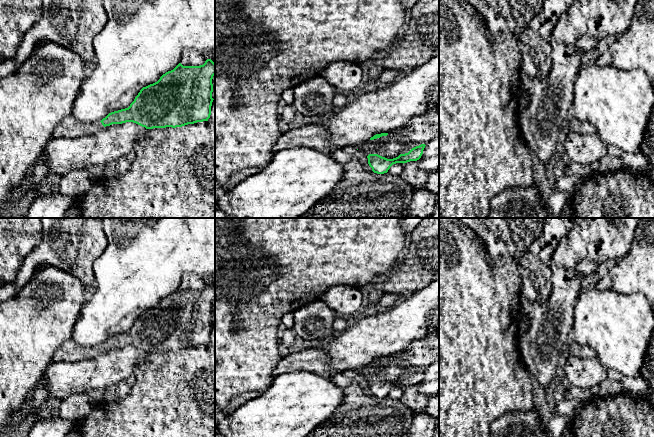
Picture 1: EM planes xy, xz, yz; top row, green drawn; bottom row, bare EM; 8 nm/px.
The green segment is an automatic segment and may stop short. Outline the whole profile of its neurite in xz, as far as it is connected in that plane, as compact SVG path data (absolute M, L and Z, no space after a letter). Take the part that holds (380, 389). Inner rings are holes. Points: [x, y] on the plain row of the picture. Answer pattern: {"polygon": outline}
{"polygon": "M421 368L412 372L408 377L400 378L398 381L393 383L387 383L378 378L369 378L368 388L372 392L372 395L377 398L387 397L390 391L396 387L407 387L410 385L417 385L421 382L425 368Z"}

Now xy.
{"polygon": "M207 283L200 290L183 290L179 287L173 294L163 298L160 303L143 311L128 332L109 337L100 346L86 347L71 339L59 346L53 355L53 362L75 362L94 358L106 350L133 346L146 353L182 351L188 348L208 345L213 326L212 303L215 287Z"}

